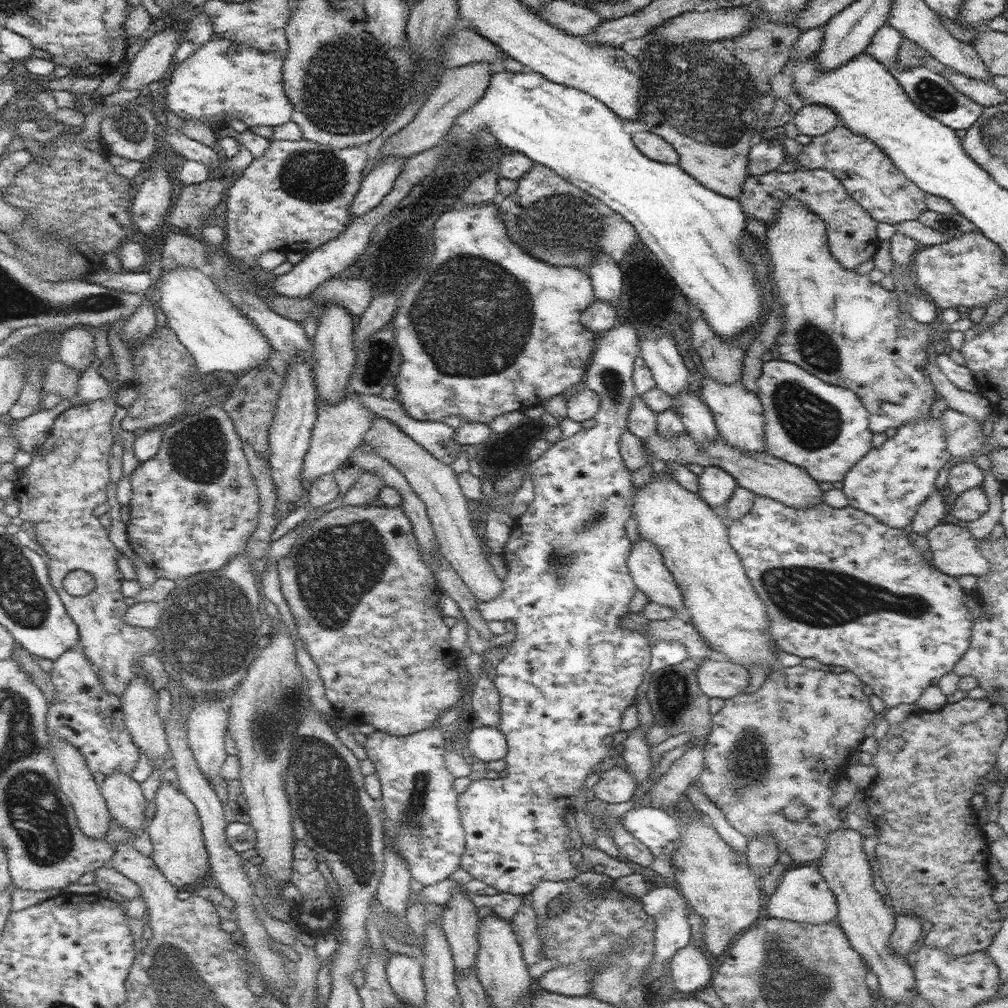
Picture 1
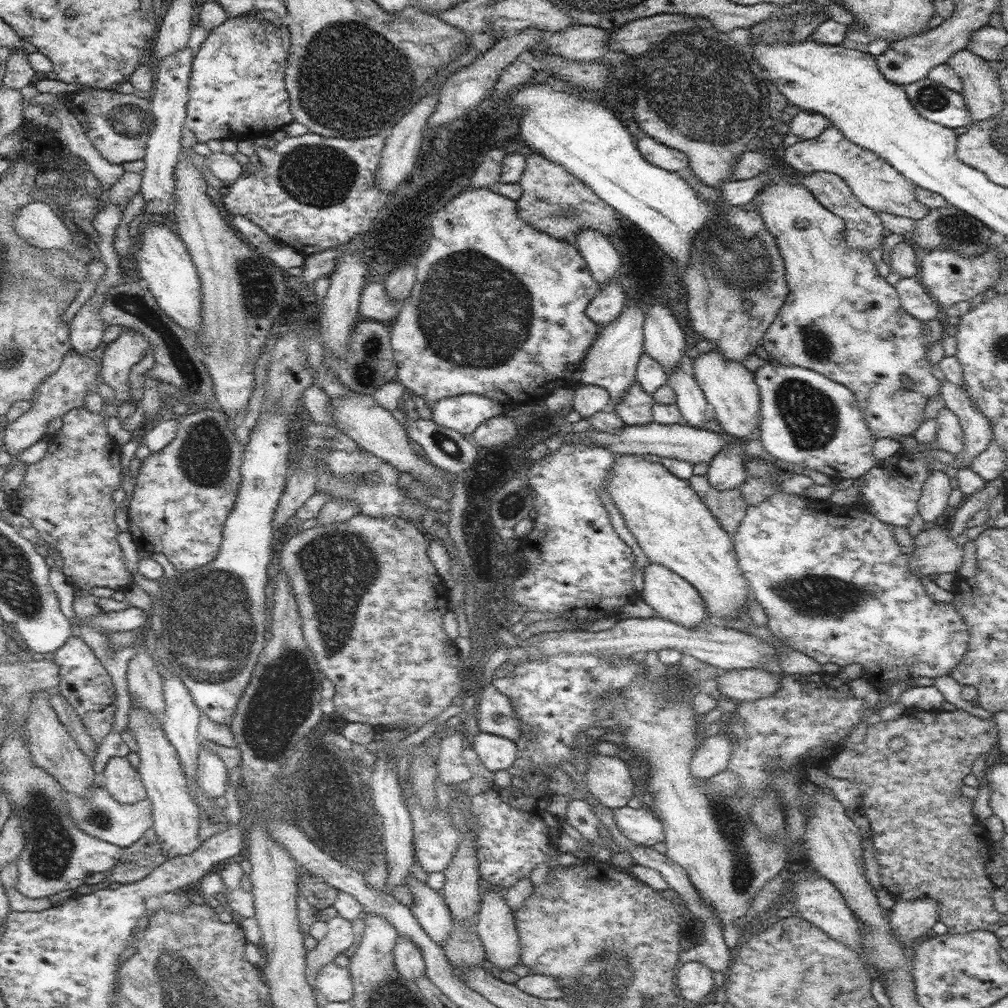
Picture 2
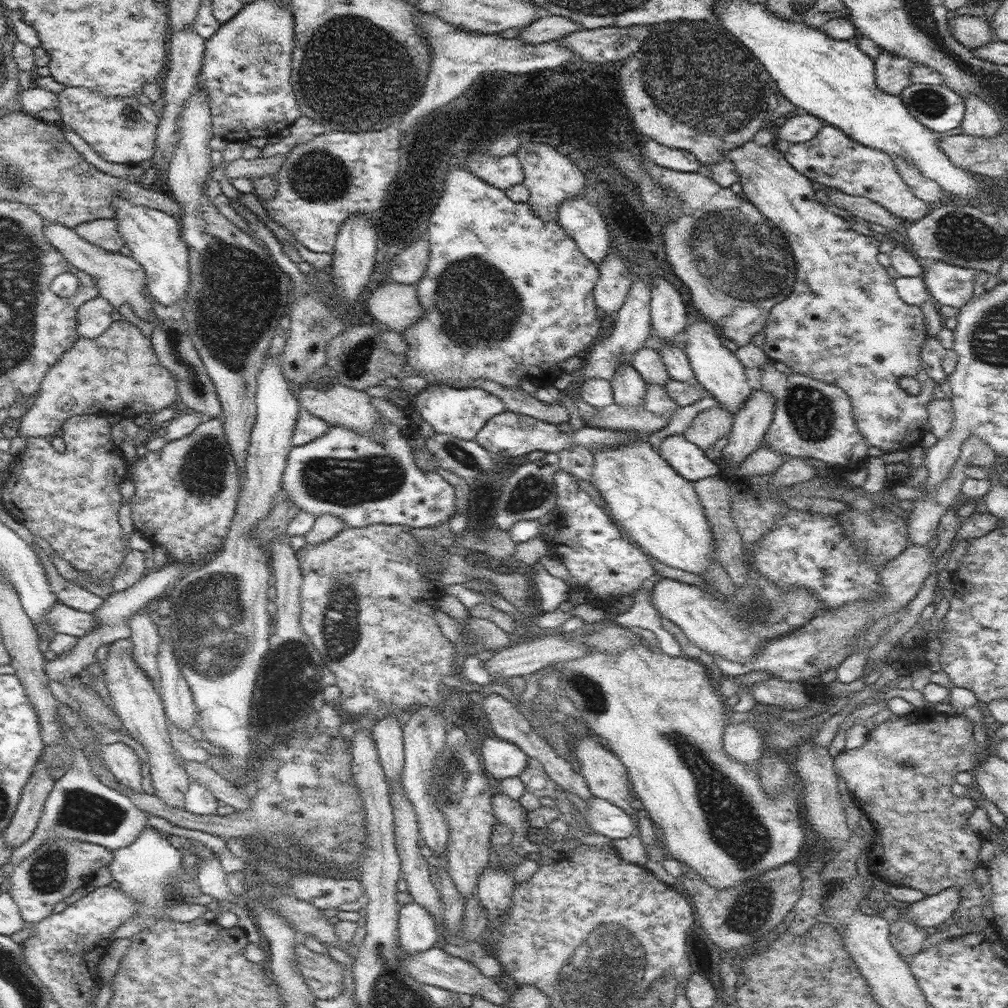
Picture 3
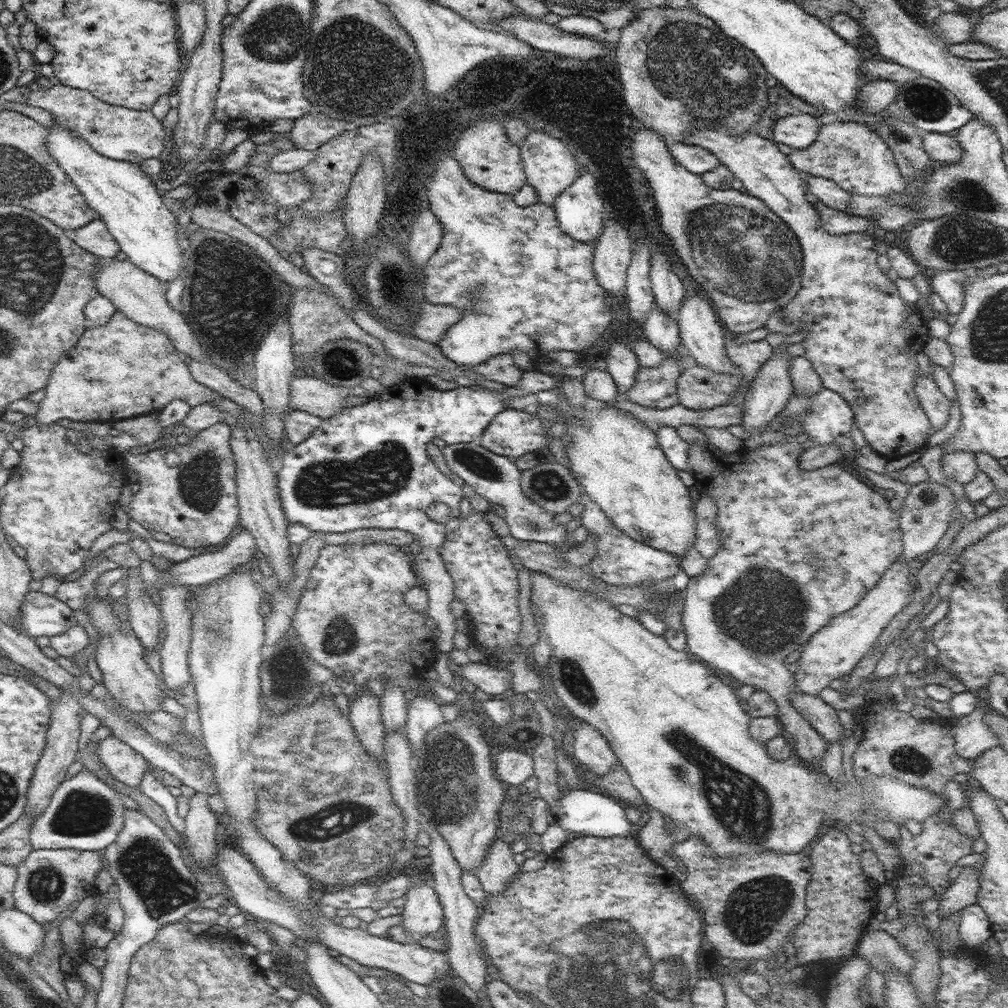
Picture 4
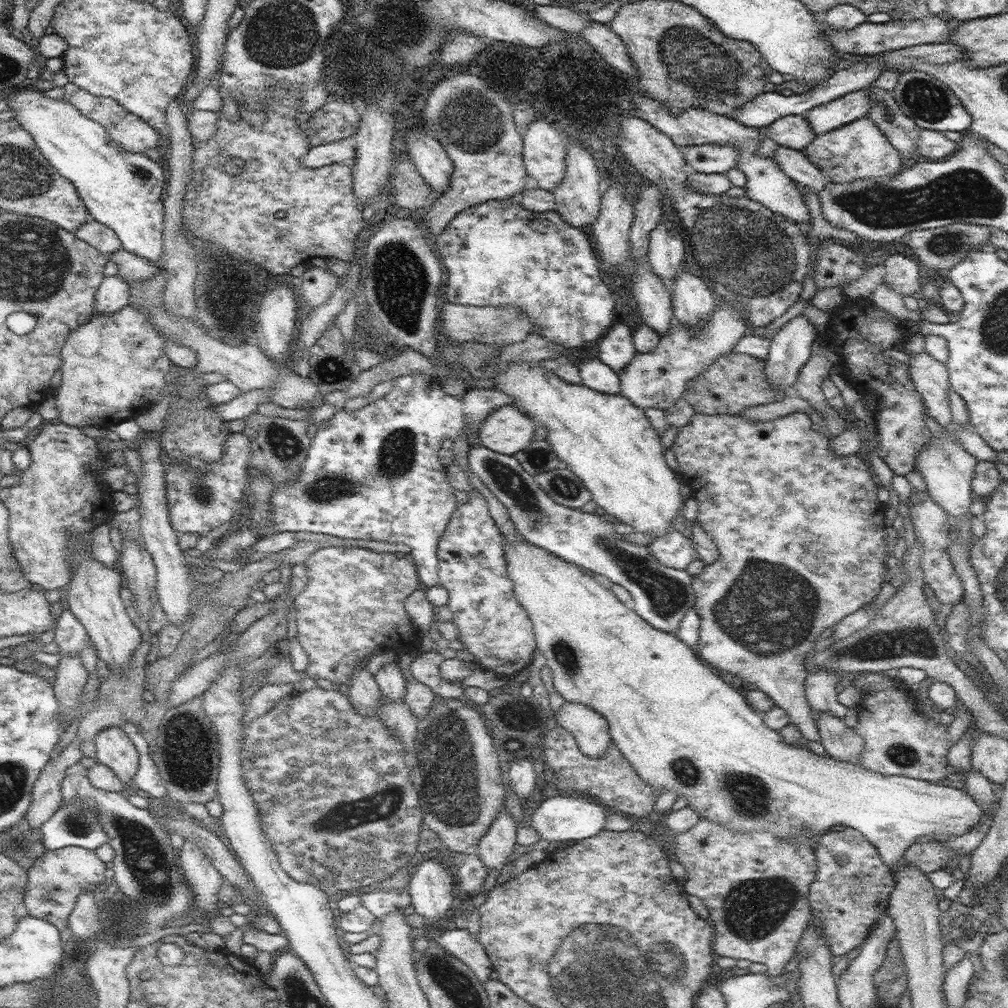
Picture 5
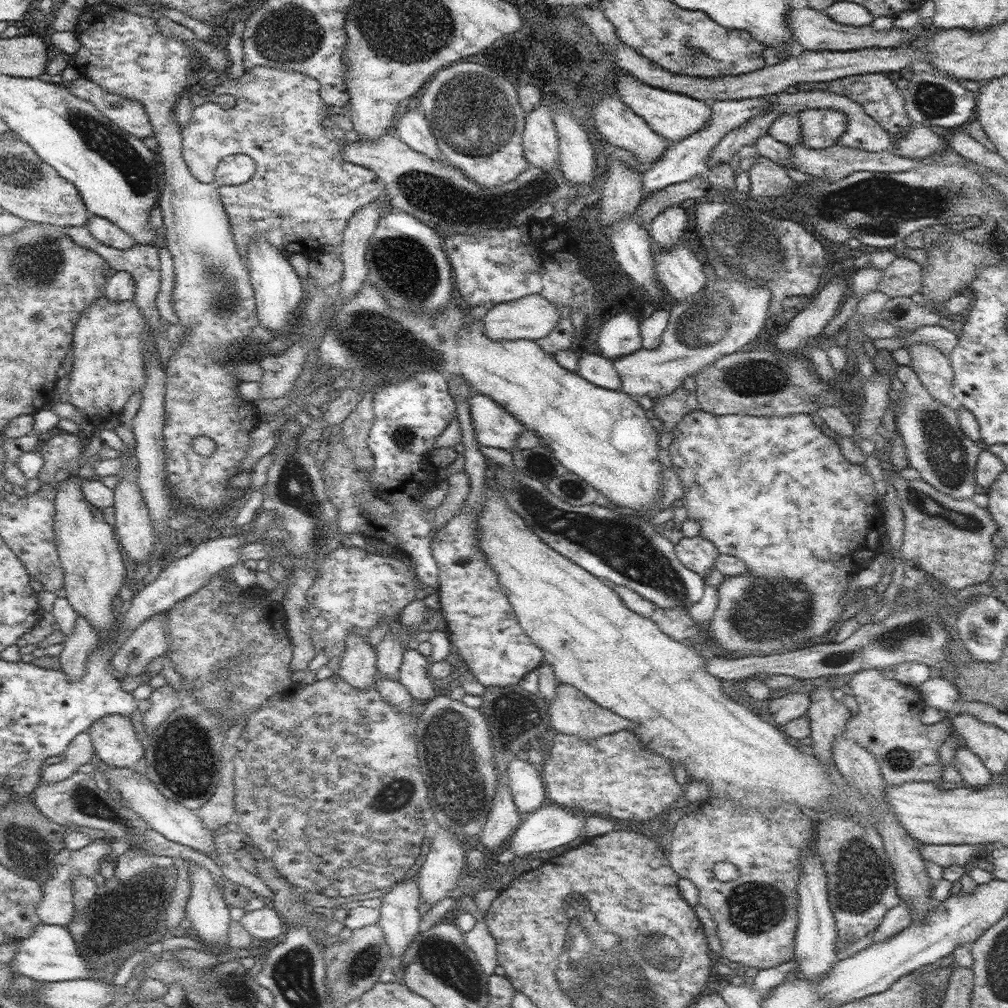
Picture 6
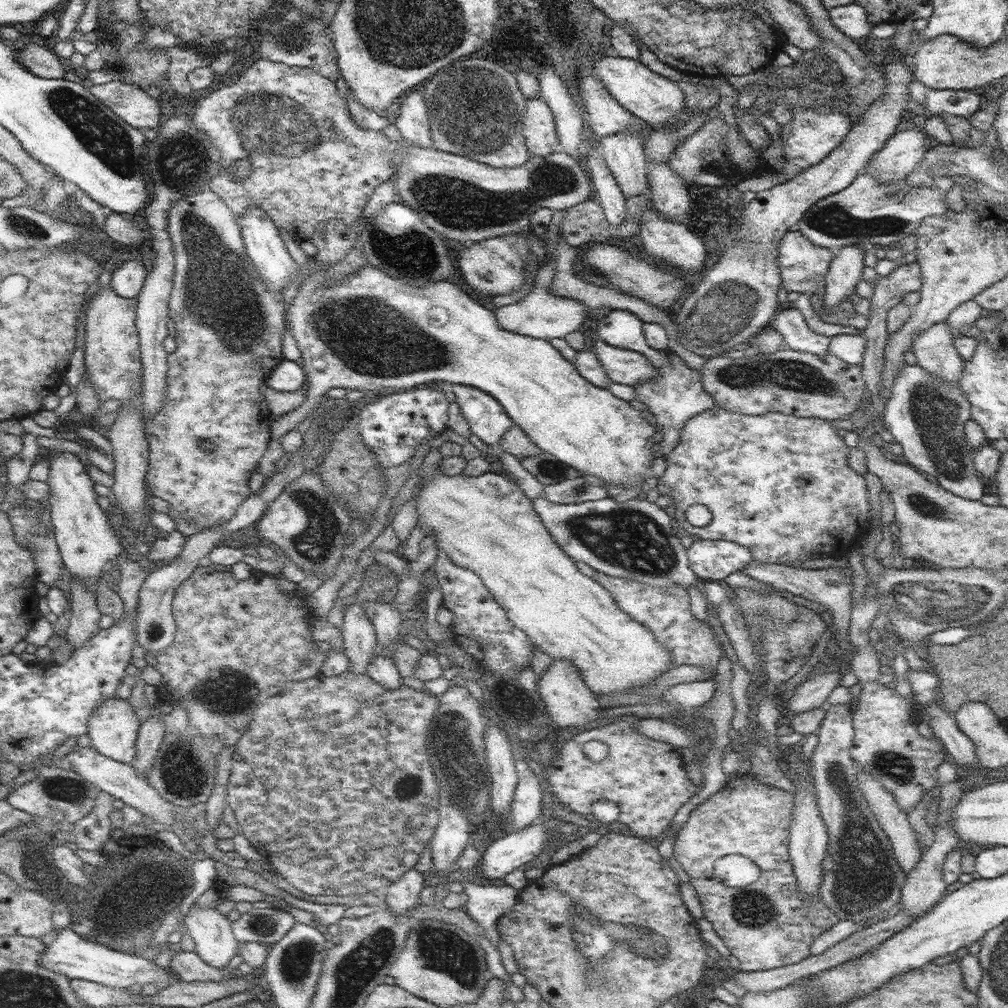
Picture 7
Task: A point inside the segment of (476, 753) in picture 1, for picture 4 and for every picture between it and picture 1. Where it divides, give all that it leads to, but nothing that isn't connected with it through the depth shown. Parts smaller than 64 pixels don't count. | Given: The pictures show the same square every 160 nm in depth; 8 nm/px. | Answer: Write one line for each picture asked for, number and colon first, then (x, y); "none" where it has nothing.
2: (496, 752)
3: (502, 759)
4: (515, 767)

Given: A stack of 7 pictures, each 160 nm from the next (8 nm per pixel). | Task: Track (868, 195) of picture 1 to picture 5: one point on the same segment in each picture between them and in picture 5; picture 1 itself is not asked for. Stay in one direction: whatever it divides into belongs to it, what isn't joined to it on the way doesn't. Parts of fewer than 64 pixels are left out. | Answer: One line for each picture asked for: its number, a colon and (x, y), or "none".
2: (875, 183)
3: (832, 159)
4: (856, 158)
5: (859, 150)

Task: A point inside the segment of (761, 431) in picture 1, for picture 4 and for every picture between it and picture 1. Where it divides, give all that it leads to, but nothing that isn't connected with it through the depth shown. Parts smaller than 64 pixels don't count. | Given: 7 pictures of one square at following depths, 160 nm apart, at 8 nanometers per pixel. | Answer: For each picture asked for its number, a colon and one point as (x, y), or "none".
2: (732, 394)
3: (717, 369)
4: (702, 335)

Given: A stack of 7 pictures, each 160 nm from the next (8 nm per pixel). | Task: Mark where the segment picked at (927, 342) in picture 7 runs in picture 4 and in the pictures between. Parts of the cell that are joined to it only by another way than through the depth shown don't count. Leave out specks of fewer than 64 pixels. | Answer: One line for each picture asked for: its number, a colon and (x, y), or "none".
4: (934, 402)
5: (930, 377)
6: (933, 367)

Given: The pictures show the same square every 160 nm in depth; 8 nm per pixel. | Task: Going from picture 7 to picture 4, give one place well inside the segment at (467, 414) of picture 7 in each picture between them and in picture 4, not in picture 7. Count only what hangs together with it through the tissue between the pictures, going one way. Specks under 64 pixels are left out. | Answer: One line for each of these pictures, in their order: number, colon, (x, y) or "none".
4: (511, 433)
5: (507, 430)
6: (494, 426)

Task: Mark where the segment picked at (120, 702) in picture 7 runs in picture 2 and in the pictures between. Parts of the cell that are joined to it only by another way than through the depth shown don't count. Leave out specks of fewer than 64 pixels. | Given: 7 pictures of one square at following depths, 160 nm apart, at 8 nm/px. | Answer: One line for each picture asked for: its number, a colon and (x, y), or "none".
2: (121, 779)
3: (121, 760)
4: (126, 765)
5: (114, 748)
6: (114, 739)

